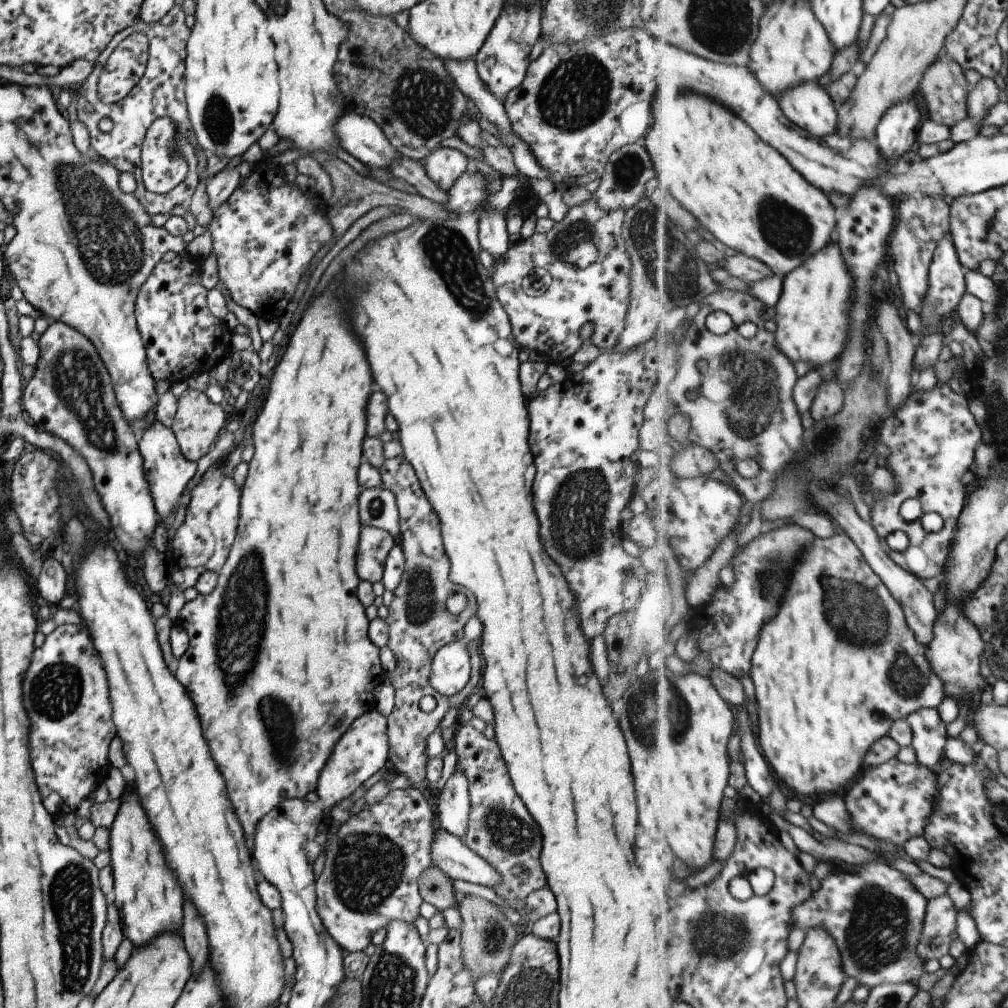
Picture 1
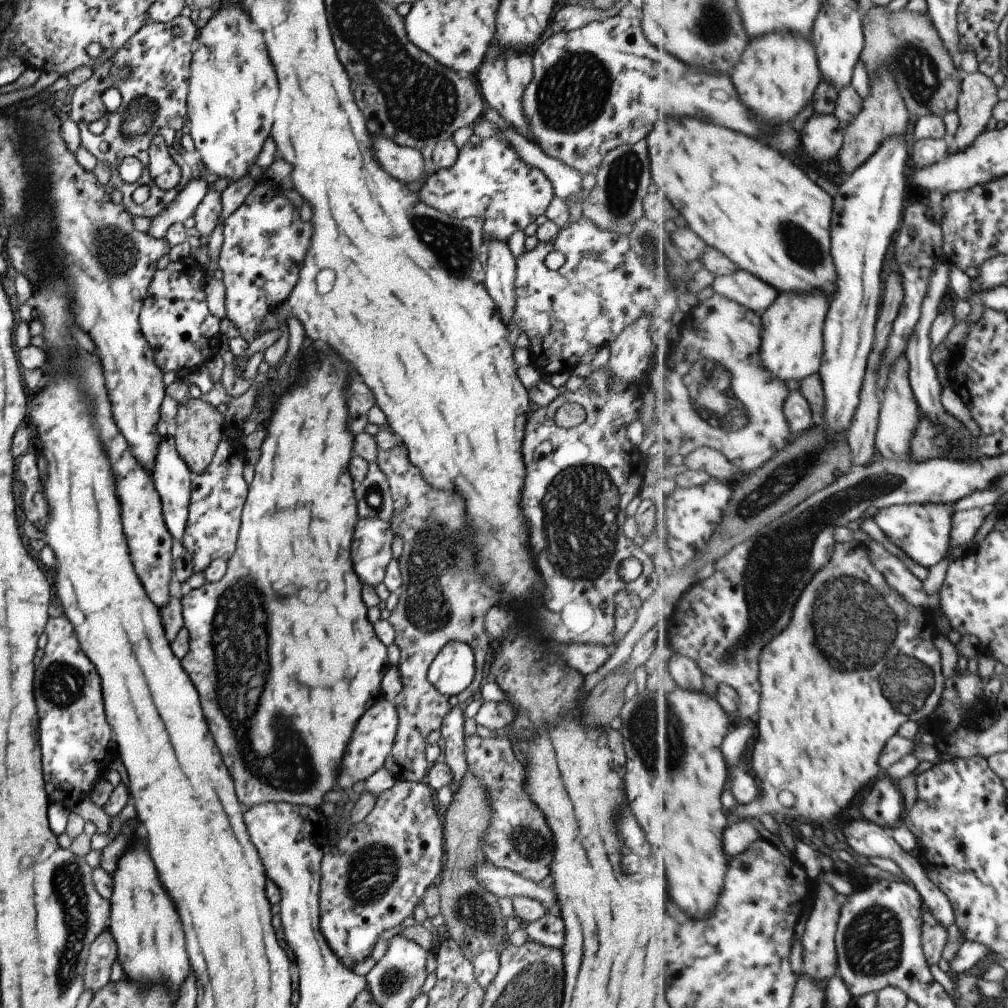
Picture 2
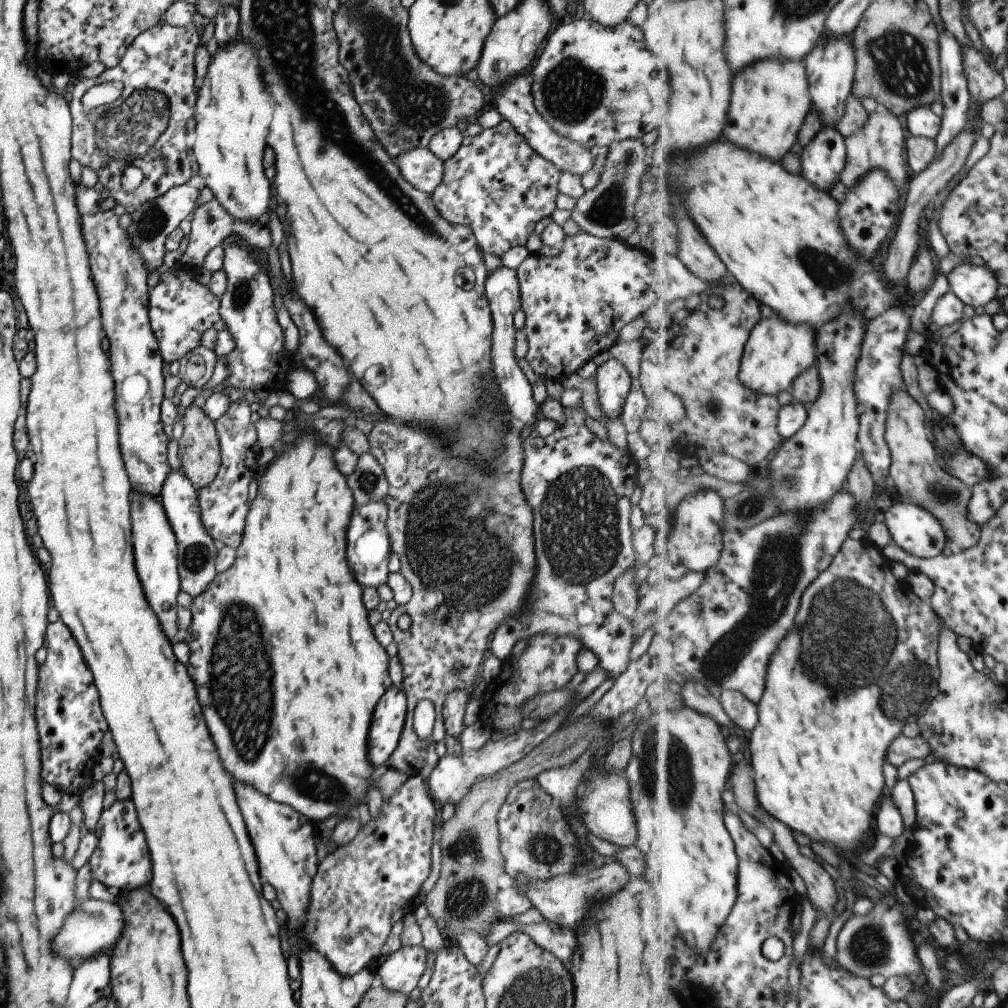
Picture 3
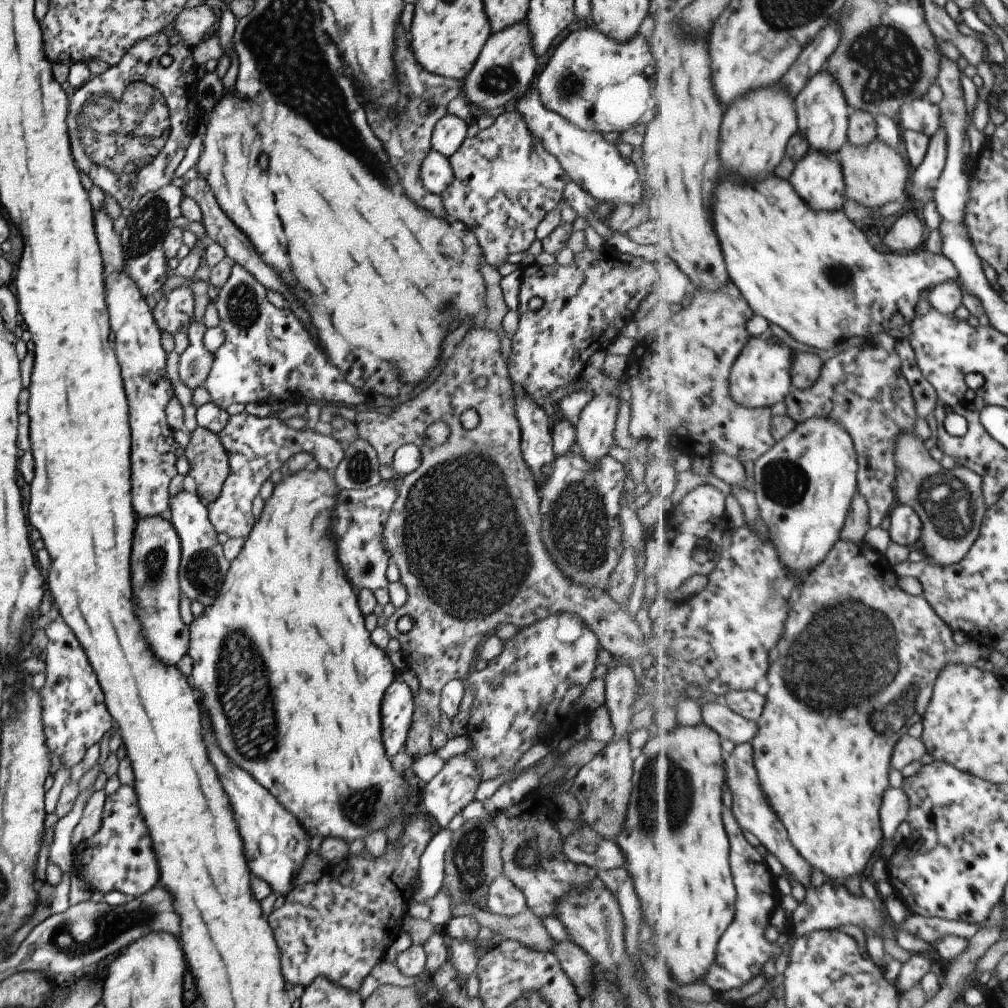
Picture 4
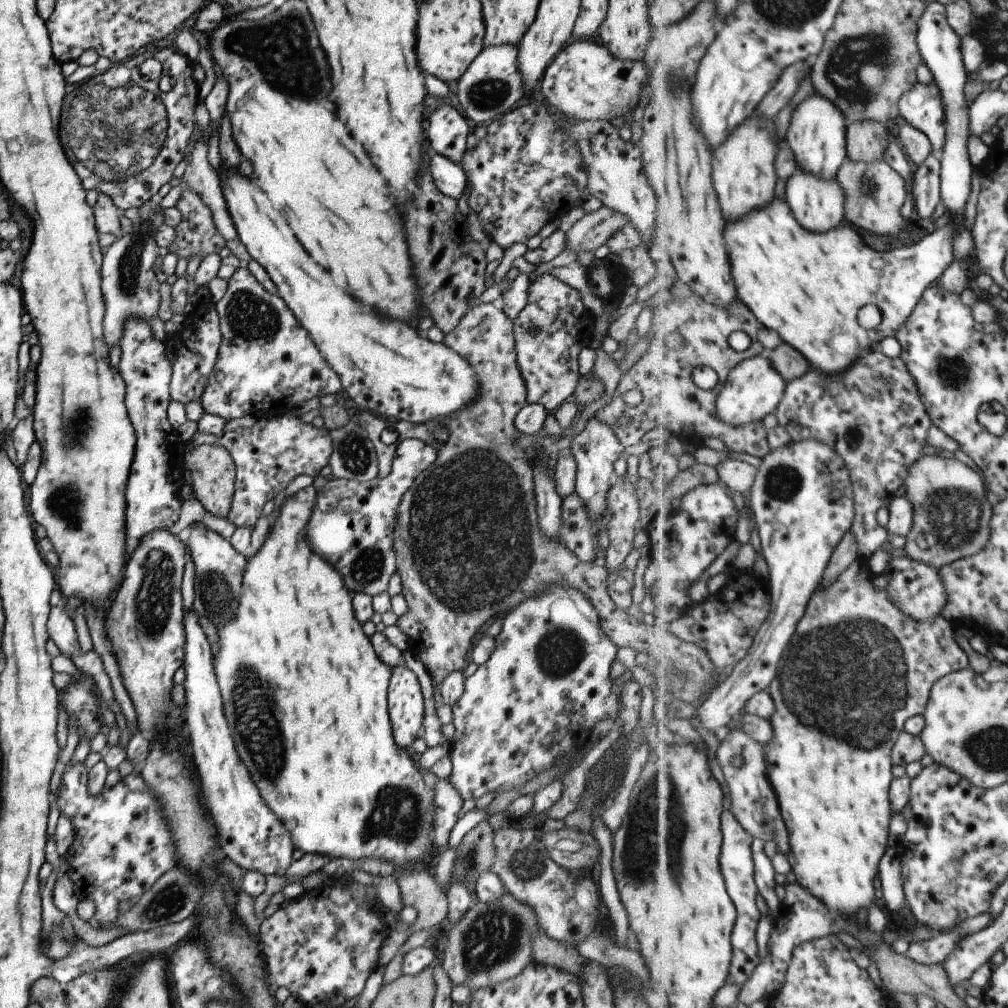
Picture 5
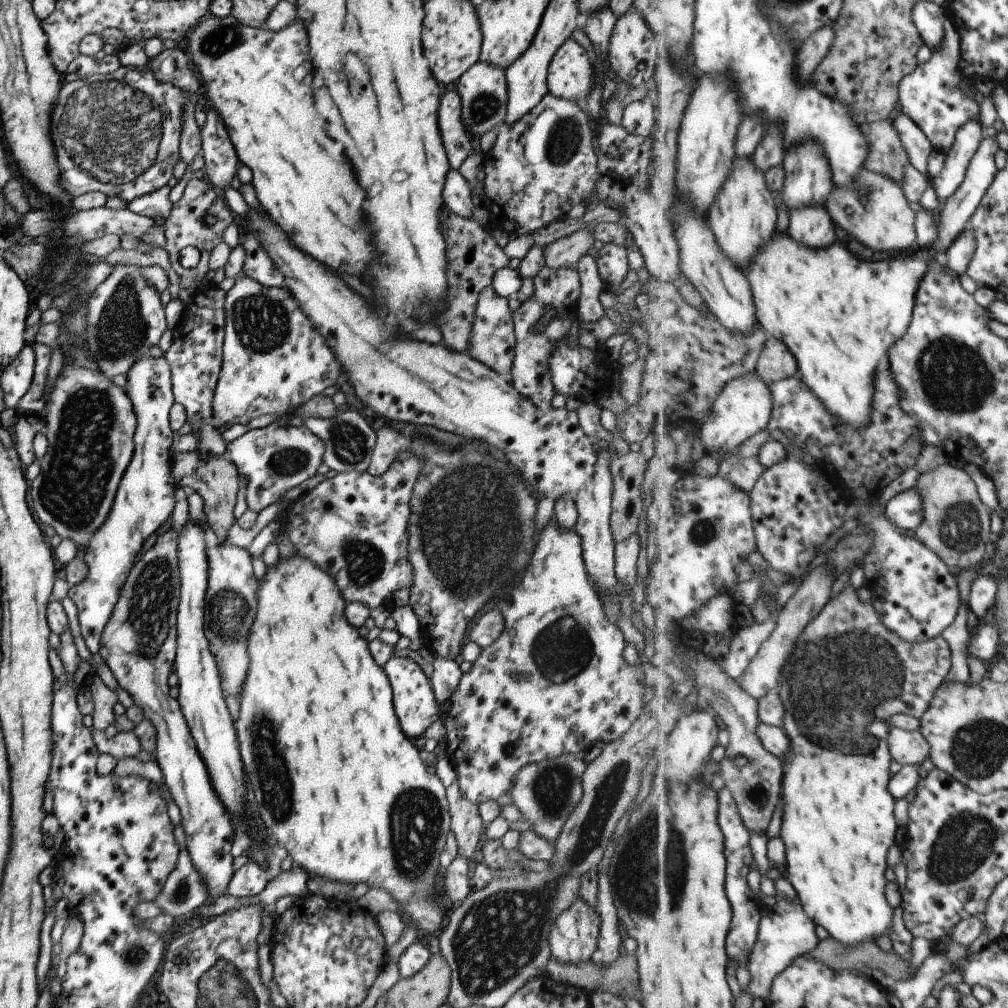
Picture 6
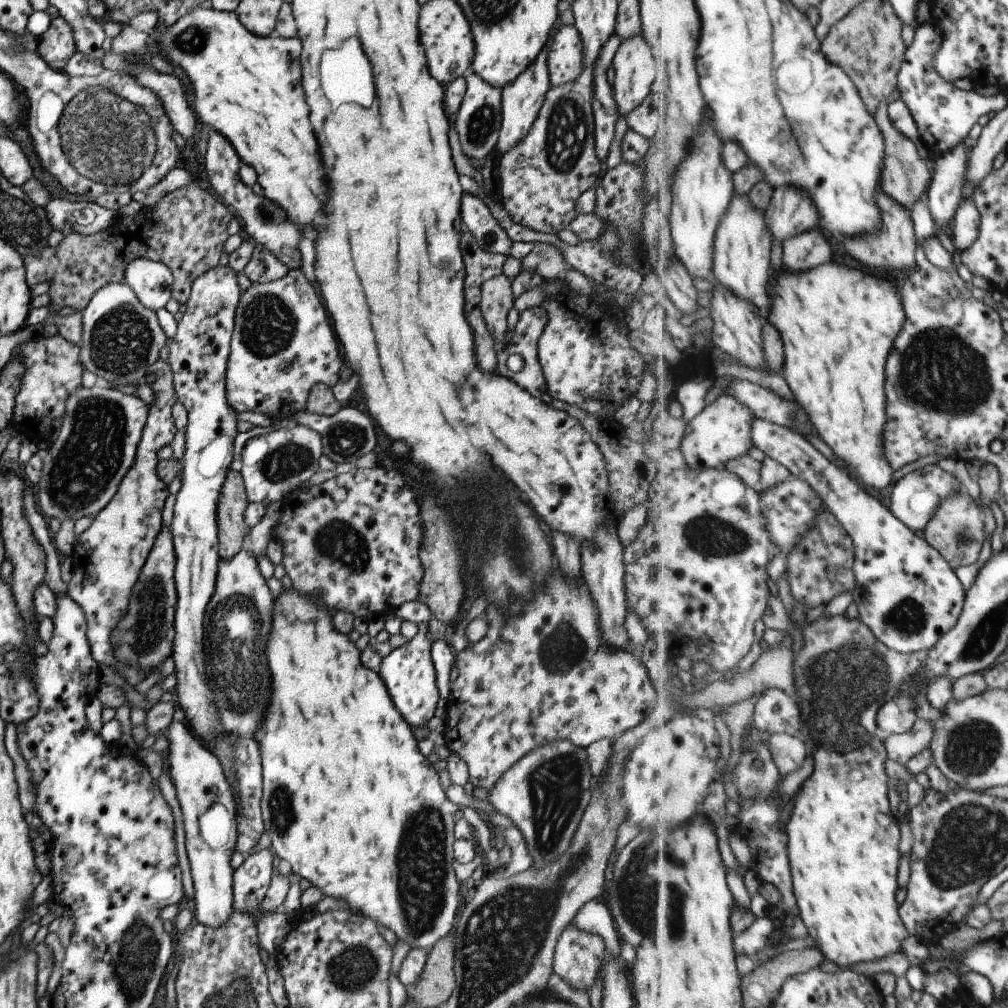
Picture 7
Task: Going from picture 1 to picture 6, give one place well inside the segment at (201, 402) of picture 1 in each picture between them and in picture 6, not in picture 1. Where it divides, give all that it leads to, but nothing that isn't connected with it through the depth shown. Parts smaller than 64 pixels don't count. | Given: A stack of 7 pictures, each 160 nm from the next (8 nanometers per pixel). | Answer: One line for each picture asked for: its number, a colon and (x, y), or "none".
2: (198, 426)
3: (198, 450)
4: (207, 460)
5: (211, 469)
6: (215, 480)

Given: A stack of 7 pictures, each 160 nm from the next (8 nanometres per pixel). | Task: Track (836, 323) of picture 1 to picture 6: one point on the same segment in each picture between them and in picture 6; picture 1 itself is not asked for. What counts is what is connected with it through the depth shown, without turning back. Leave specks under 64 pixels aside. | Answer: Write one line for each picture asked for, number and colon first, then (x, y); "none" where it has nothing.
2: (792, 346)
3: (777, 352)
4: (762, 376)
5: (755, 388)
6: (744, 407)

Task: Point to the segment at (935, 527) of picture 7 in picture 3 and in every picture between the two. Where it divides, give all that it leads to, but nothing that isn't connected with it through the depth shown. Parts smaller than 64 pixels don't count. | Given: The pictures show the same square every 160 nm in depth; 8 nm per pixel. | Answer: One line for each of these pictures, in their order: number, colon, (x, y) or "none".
3: (917, 471)
4: (951, 503)
5: (953, 516)
6: (957, 523)

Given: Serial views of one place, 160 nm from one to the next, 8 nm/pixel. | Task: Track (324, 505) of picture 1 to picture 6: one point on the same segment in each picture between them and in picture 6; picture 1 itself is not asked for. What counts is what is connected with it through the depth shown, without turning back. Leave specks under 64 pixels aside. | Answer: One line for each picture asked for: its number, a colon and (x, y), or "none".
2: (286, 616)
3: (286, 669)
4: (308, 731)
5: (304, 694)
6: (317, 735)

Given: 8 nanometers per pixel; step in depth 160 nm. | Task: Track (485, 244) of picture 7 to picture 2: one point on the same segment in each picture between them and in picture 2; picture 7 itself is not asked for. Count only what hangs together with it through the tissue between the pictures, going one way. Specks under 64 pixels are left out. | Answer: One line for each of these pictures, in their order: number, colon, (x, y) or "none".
2: (405, 164)
3: (423, 171)
4: (435, 174)
5: (448, 177)
6: (456, 197)

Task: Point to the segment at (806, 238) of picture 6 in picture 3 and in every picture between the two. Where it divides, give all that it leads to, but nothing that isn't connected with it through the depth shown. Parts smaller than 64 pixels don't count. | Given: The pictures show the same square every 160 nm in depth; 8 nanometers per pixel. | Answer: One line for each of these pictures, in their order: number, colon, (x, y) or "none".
3: (823, 160)
4: (819, 177)
5: (818, 203)

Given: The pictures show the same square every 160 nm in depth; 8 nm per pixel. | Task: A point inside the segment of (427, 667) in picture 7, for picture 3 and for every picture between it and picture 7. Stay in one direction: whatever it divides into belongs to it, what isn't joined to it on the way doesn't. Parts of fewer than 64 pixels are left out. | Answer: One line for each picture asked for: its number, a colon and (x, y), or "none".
3: (388, 717)
4: (397, 705)
5: (405, 706)
6: (414, 704)

